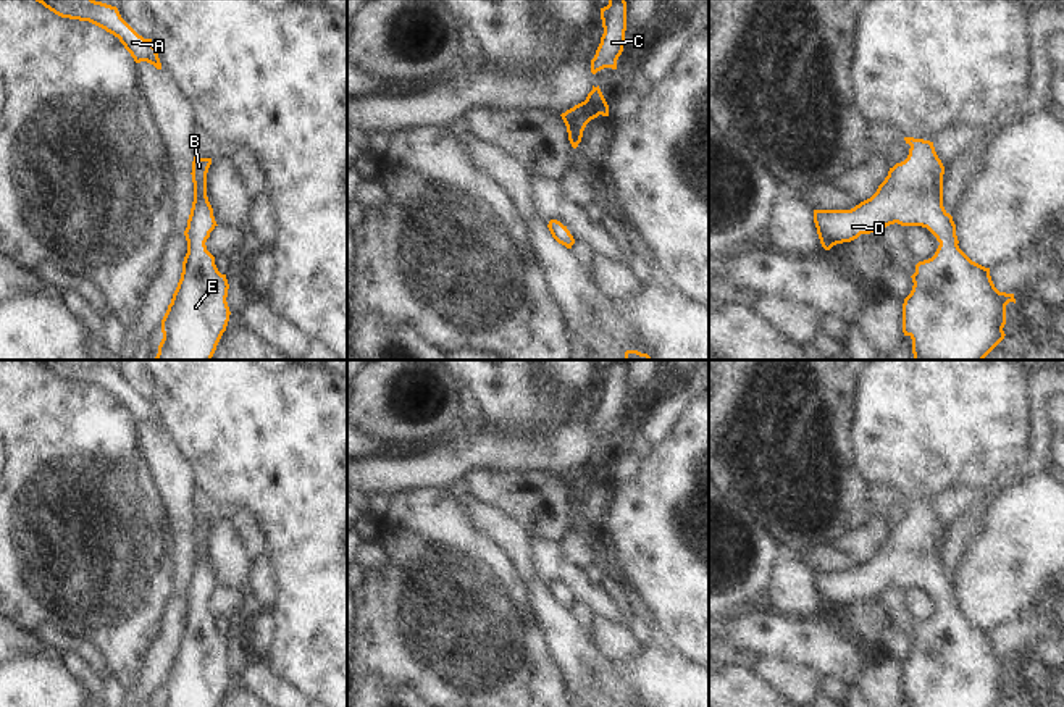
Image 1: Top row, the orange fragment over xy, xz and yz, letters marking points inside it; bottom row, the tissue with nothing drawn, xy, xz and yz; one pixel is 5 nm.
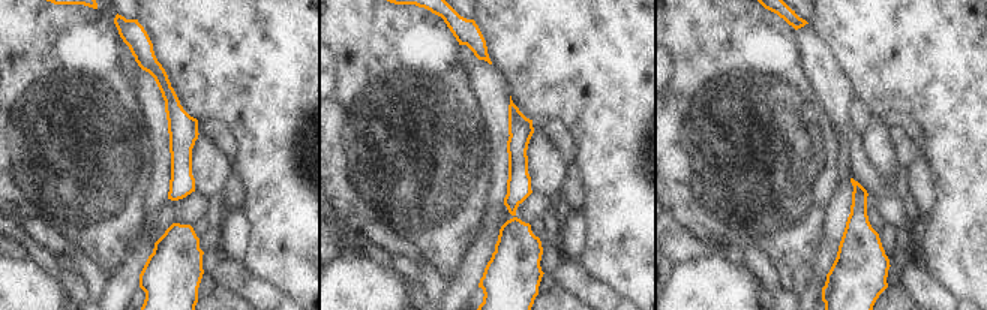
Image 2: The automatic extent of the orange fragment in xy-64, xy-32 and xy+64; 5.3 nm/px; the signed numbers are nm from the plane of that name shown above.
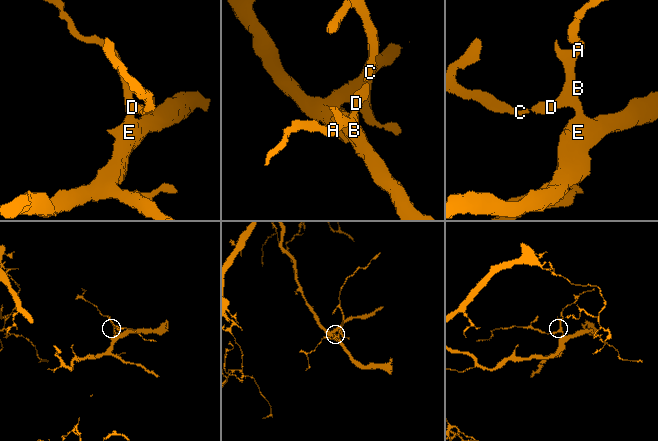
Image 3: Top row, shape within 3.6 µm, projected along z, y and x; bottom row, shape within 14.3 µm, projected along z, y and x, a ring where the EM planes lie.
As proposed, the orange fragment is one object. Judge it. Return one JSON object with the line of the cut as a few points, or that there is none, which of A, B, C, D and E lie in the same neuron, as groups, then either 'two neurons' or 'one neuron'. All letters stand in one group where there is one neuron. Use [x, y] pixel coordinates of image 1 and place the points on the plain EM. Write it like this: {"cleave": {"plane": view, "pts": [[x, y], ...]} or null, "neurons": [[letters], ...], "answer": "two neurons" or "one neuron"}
{"cleave": null, "neurons": [["A", "B", "C", "D", "E"]], "answer": "one neuron"}

